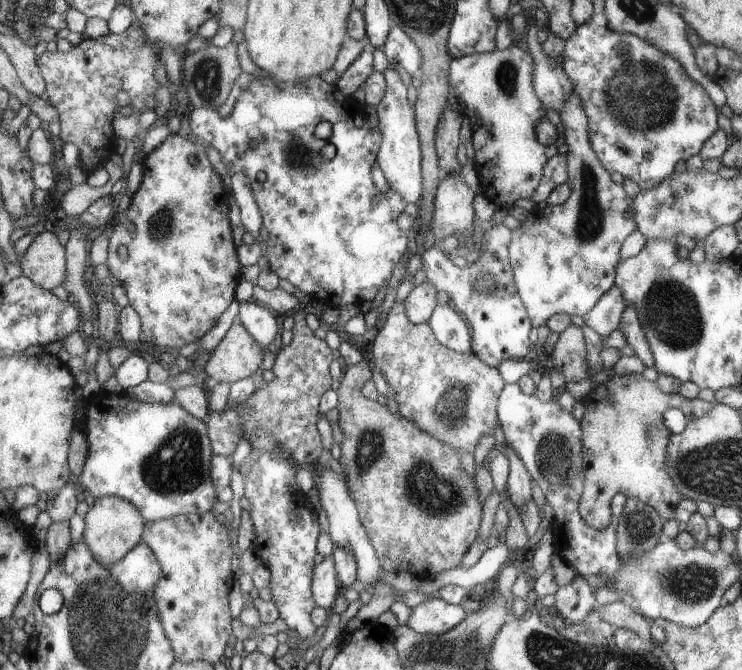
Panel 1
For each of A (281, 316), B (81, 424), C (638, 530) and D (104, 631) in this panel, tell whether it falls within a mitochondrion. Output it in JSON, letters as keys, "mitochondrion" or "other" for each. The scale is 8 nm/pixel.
{"A":"other","B":"other","C":"mitochondrion","D":"mitochondrion"}

